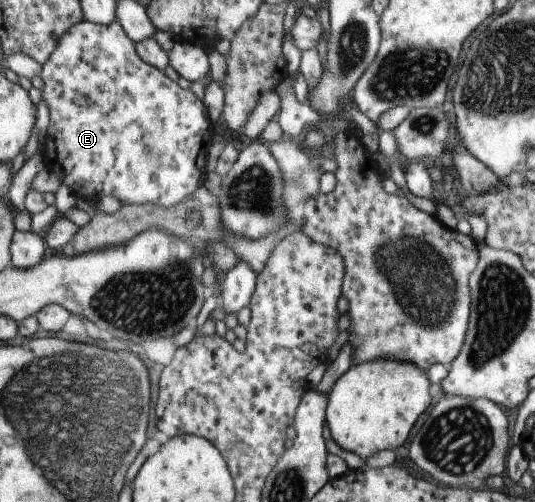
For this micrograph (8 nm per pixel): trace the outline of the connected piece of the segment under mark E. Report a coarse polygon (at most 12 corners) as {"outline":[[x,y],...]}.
{"outline":[[116,20],[43,65],[45,168],[75,197],[174,207],[202,102]]}

